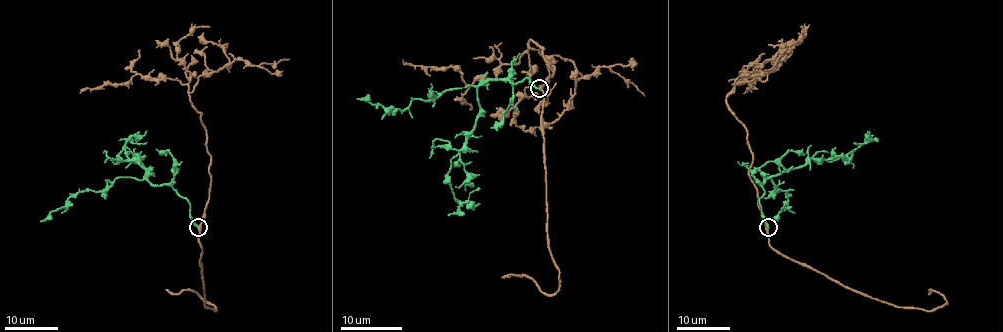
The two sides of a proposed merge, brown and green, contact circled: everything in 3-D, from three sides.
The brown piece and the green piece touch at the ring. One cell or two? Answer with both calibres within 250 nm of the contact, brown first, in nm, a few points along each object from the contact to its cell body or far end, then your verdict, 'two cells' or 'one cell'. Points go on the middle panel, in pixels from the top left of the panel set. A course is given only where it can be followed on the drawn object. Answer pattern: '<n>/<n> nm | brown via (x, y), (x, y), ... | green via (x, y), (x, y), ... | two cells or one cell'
380/280 nm | brown via (539, 87), (555, 69), (530, 40), (516, 64), (470, 84), (452, 67), (403, 60) | green via (539, 89), (525, 78), (478, 87), (476, 125), (447, 177), (460, 202), (479, 188) | two cells

